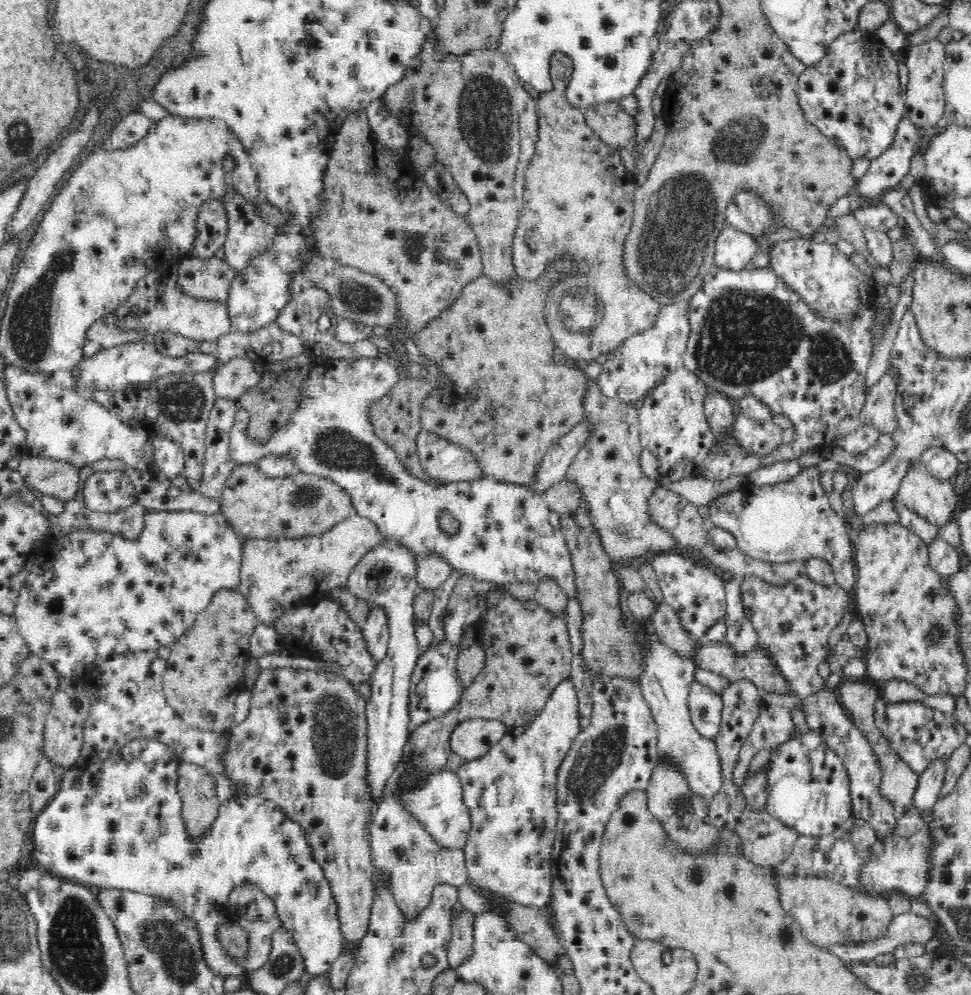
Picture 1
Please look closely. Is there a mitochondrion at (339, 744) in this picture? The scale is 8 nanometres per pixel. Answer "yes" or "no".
yes

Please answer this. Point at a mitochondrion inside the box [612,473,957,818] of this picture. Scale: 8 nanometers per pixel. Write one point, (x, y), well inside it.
(934, 631)

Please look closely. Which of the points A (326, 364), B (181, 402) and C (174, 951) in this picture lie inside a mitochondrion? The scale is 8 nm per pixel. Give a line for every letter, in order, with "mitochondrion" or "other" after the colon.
A: other
B: mitochondrion
C: mitochondrion

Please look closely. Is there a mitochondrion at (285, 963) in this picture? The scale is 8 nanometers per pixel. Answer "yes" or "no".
yes

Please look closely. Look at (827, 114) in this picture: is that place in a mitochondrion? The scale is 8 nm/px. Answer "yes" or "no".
no

